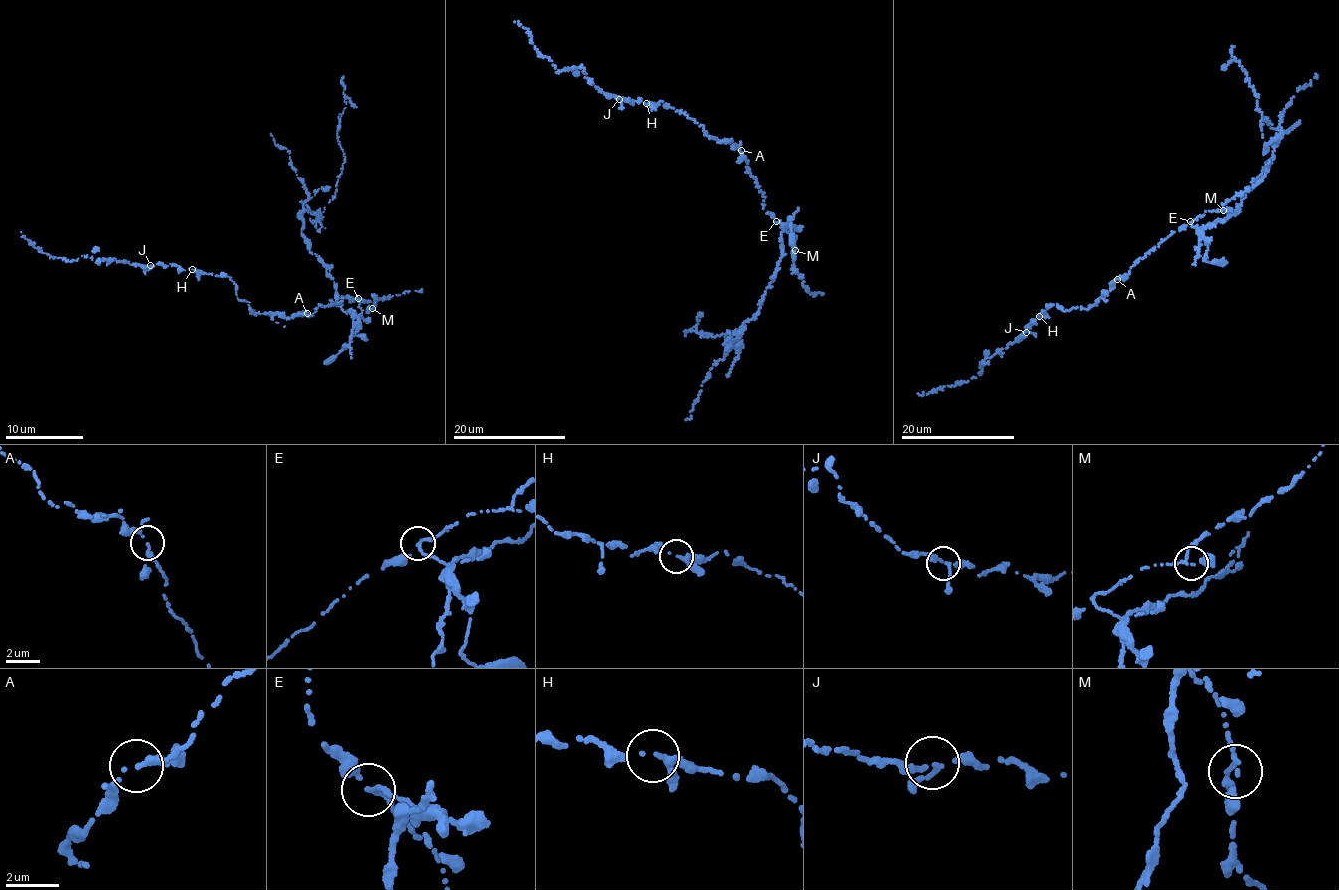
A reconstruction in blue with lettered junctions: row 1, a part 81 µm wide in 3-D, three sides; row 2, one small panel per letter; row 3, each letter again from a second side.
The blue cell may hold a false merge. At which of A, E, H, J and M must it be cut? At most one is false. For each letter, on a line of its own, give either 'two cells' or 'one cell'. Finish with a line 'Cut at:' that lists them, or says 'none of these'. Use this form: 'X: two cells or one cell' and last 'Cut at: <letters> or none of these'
A: one cell
E: two cells
H: one cell
J: one cell
M: one cell
Cut at: E

